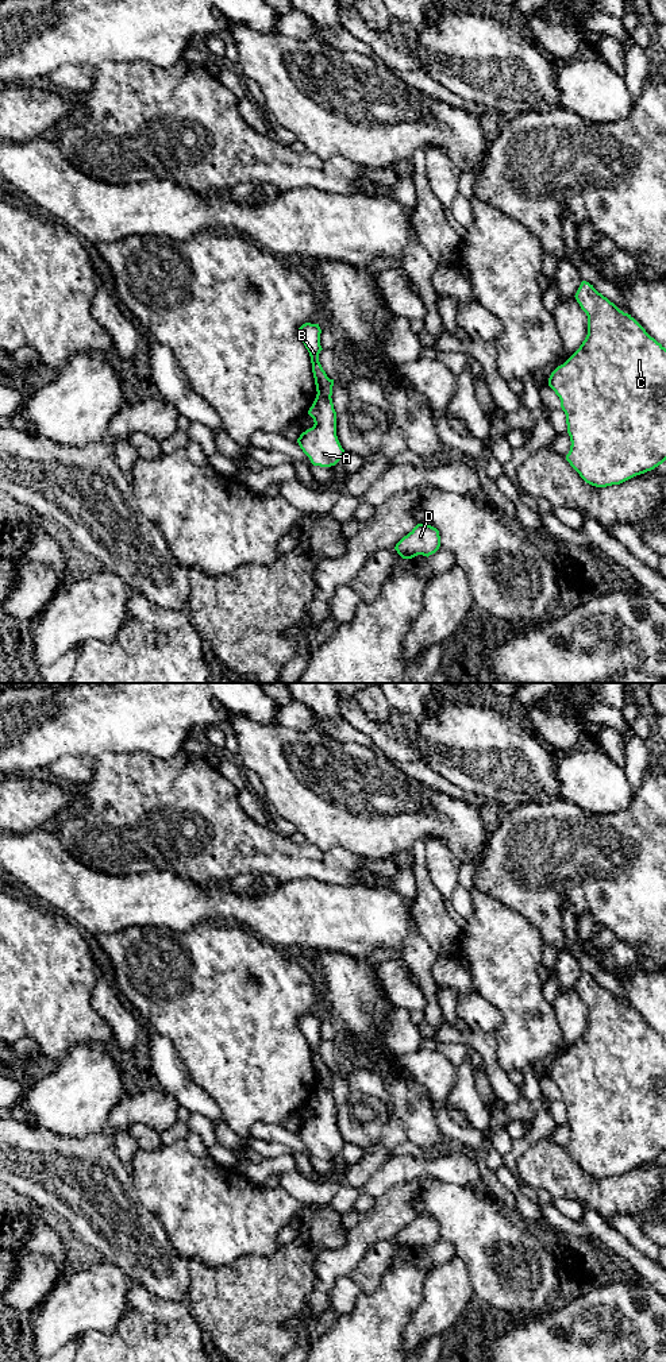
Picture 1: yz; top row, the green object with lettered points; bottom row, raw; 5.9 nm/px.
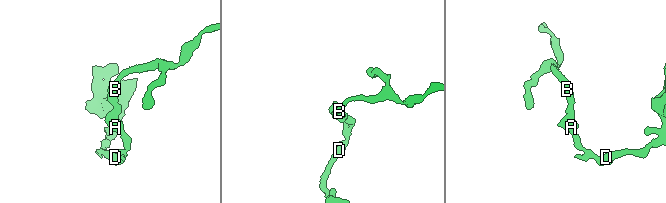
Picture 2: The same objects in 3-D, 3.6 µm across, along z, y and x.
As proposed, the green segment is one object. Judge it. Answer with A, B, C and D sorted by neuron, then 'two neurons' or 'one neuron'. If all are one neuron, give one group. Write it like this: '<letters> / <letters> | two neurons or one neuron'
A C D / B | two neurons

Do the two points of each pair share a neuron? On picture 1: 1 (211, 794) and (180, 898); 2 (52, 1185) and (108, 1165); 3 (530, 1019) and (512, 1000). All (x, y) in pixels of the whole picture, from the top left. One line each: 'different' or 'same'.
1: different
2: same
3: same

